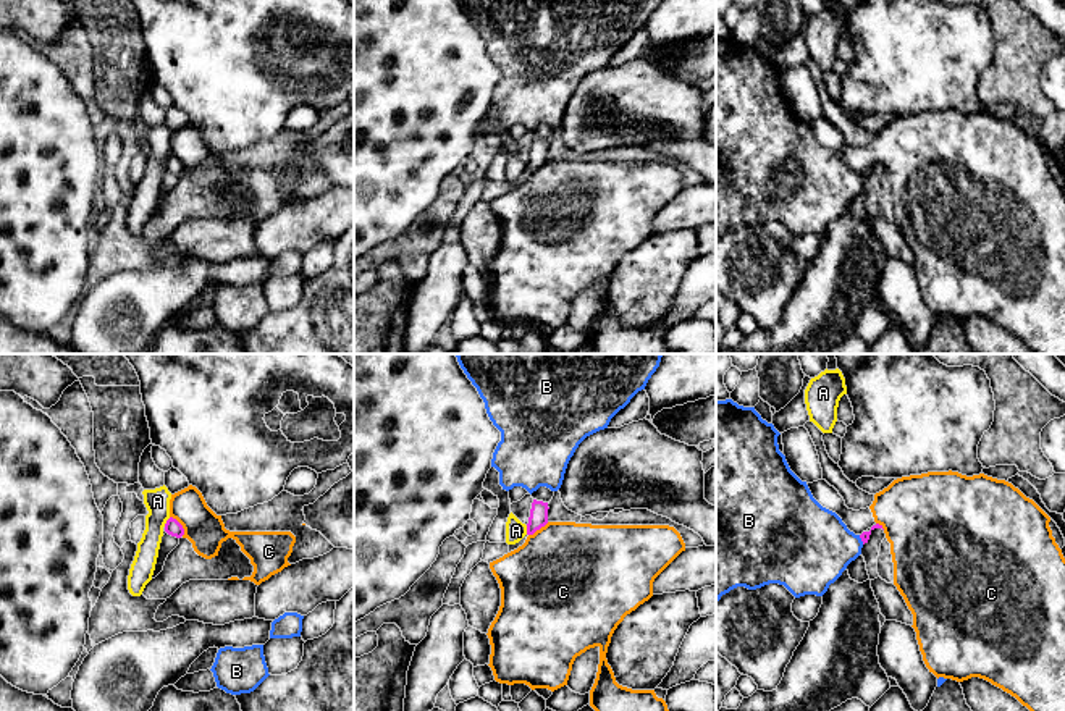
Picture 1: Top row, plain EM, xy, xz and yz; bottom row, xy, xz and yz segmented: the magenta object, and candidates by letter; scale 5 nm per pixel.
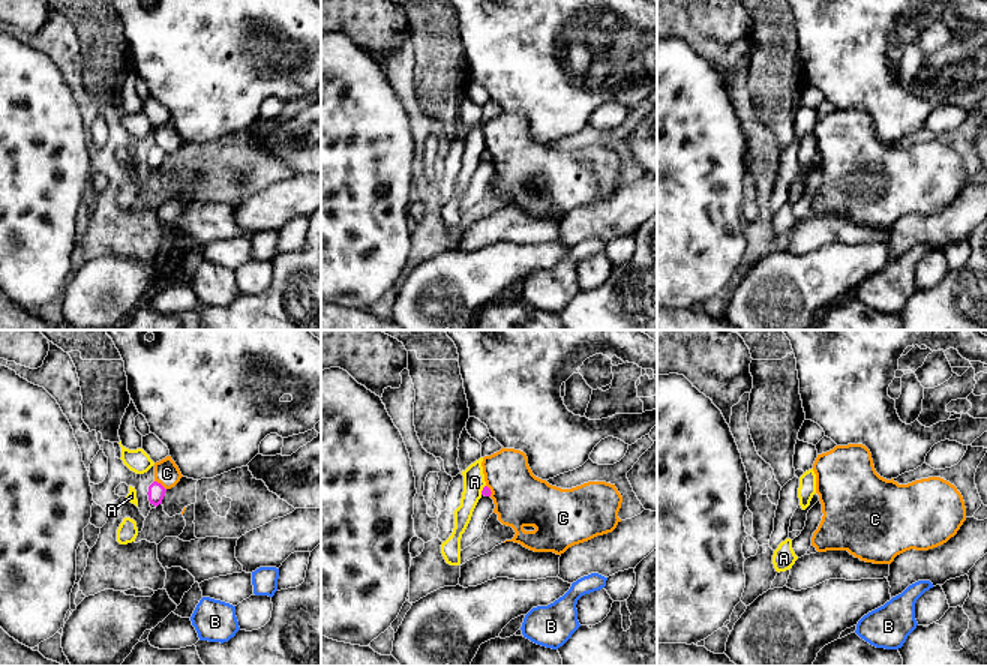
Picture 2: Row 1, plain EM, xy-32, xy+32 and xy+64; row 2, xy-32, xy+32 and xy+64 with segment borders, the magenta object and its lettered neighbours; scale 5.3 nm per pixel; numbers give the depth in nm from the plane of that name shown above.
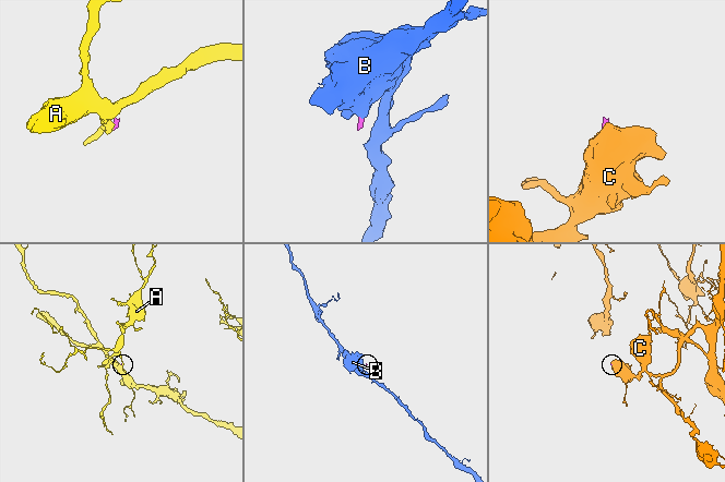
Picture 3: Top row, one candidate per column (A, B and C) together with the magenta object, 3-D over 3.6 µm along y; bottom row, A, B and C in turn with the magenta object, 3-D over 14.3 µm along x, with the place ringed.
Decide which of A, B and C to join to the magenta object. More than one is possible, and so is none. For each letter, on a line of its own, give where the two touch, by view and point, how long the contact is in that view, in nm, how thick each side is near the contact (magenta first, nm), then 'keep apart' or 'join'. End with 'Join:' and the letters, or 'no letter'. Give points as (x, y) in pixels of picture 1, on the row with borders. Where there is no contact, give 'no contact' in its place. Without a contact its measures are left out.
A: xy (167, 522) | 60 nm | 80/130 nm | keep apart
B: yz (862, 540) | 50 nm | 50/380 nm | join
C: xy (181, 525) | 120 nm | 80/190 nm | keep apart
Join: B

